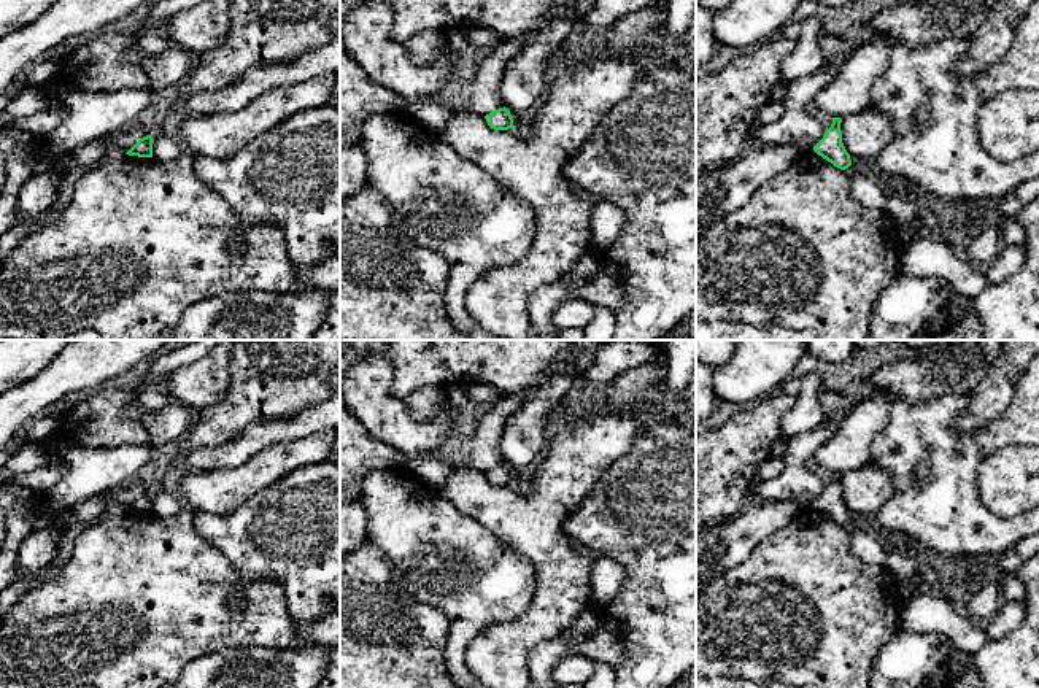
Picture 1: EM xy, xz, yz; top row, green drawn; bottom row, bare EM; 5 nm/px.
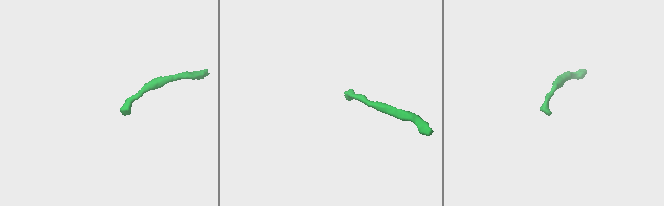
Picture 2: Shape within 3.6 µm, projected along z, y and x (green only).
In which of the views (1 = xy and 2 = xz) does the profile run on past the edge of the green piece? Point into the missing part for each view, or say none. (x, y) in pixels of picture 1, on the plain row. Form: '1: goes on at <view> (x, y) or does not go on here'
1: does not go on here
2: does not go on here

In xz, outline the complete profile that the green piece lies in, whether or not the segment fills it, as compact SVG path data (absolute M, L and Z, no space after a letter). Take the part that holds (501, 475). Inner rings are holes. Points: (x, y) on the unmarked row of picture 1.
M505 462L486 470L485 475L488 481L494 486L513 485L513 473Z

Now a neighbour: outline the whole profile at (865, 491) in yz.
M872 462L842 475L840 489L847 508L859 515L875 515L894 493L890 473Z

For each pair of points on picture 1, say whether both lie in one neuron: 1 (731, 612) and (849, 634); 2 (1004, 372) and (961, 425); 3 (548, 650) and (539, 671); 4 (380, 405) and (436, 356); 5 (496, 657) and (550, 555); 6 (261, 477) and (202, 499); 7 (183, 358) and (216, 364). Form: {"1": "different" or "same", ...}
{"1": "same", "2": "same", "3": "same", "4": "different", "5": "same", "6": "same", "7": "different"}

